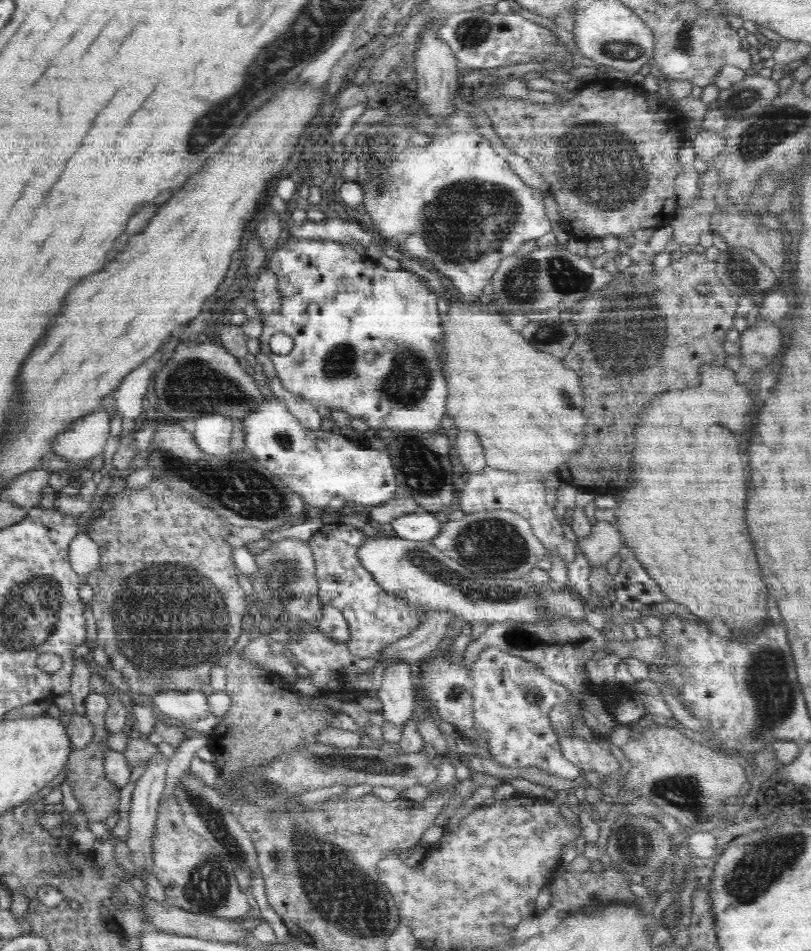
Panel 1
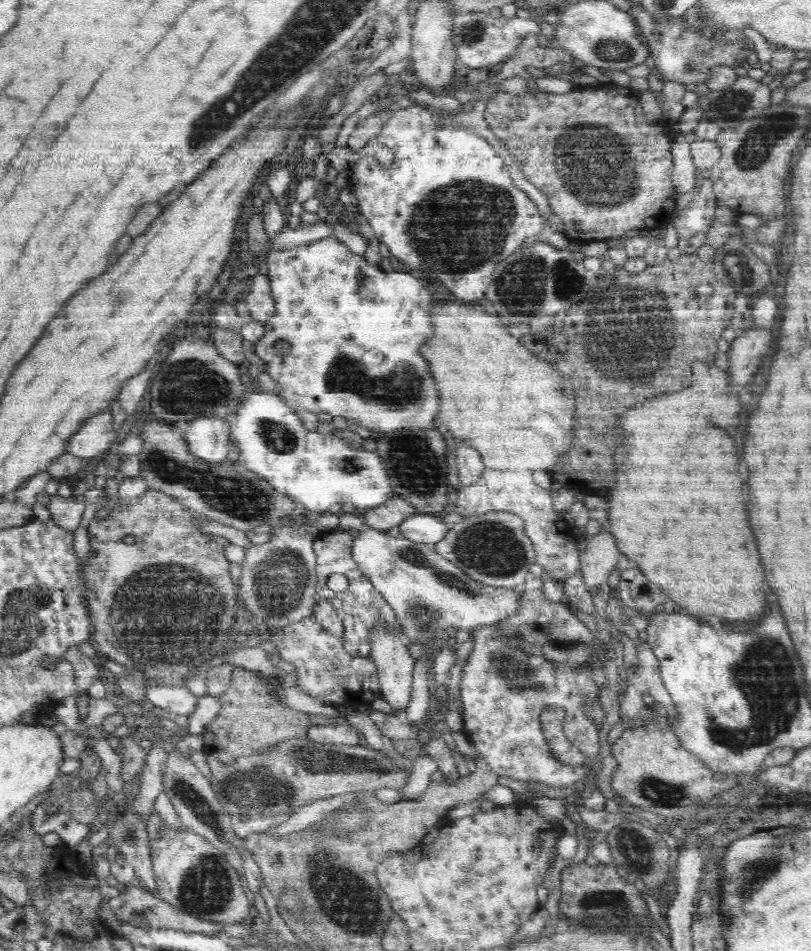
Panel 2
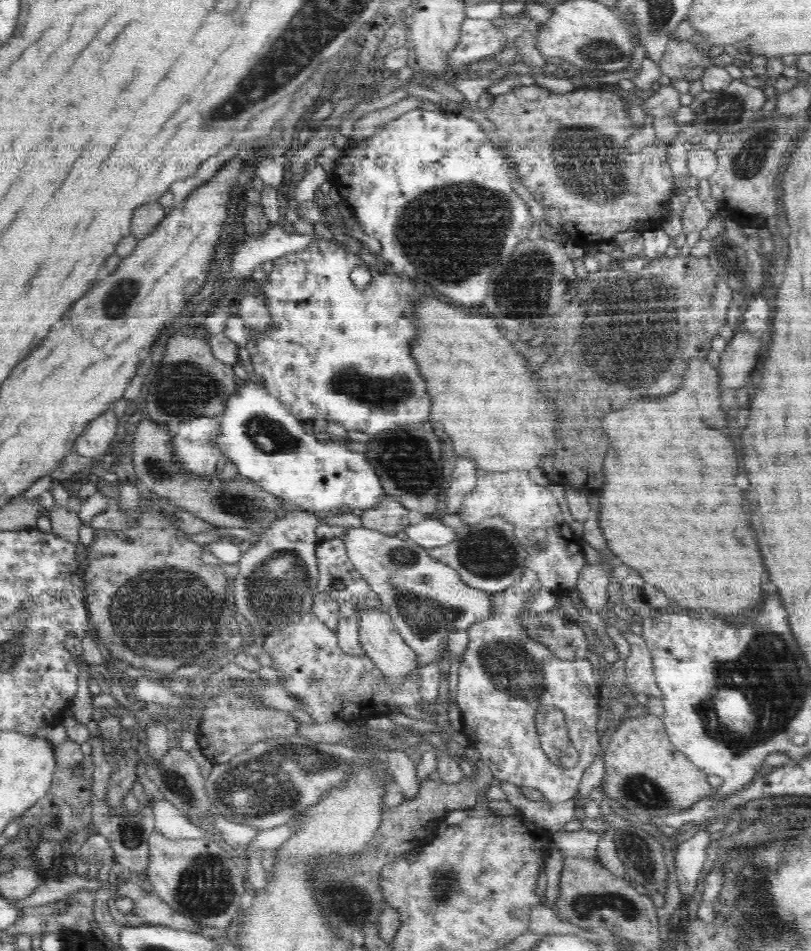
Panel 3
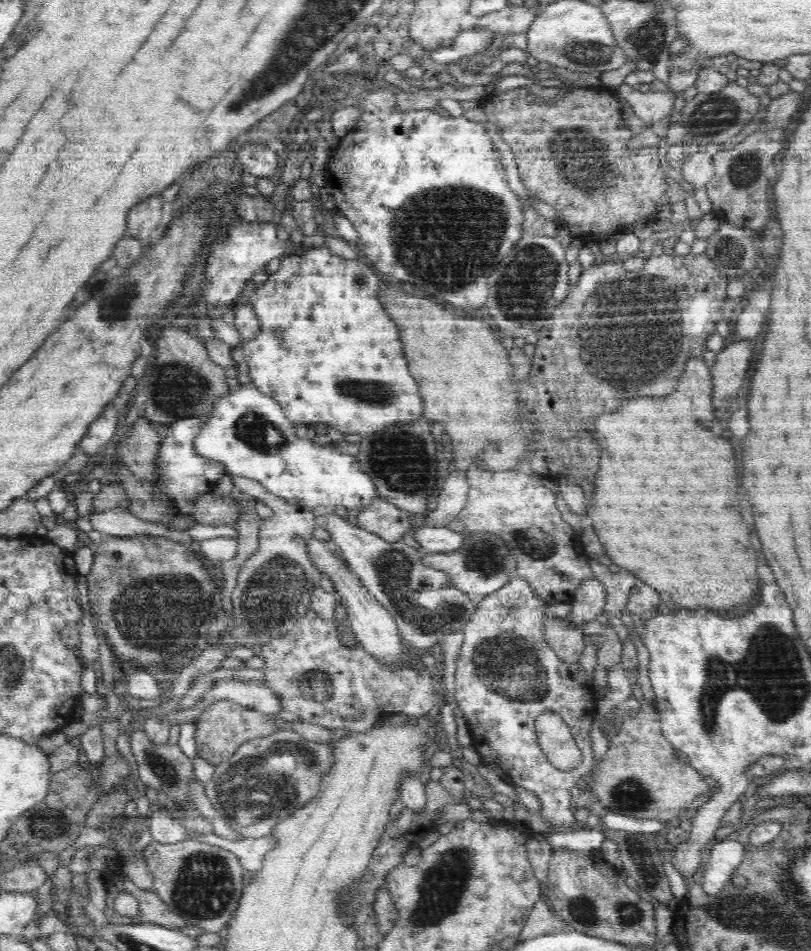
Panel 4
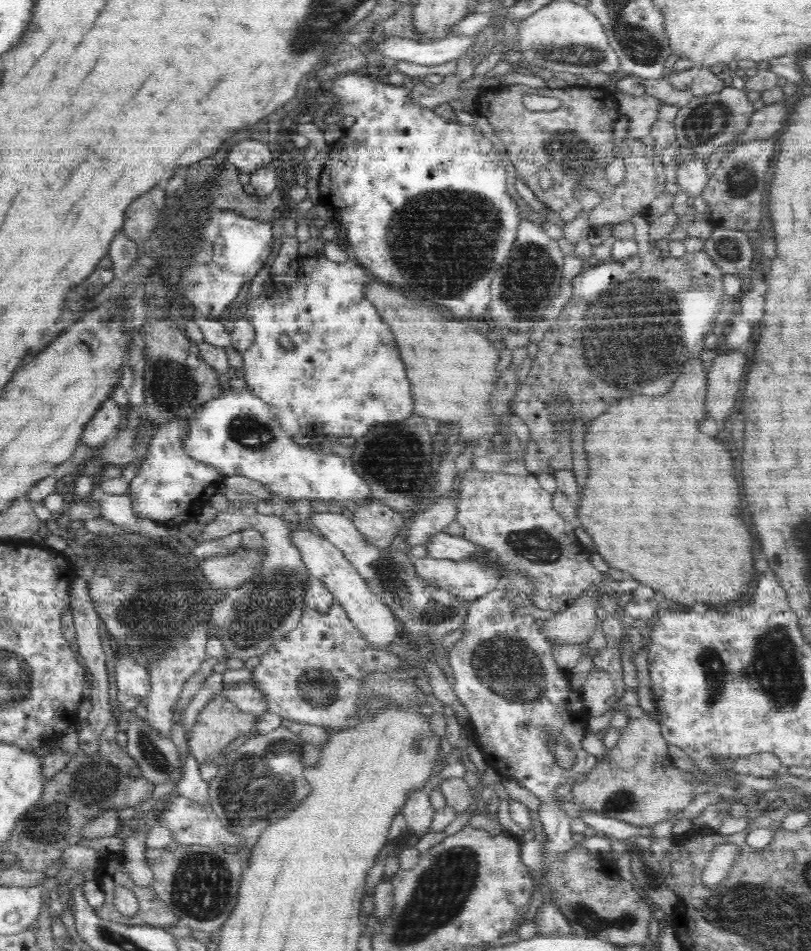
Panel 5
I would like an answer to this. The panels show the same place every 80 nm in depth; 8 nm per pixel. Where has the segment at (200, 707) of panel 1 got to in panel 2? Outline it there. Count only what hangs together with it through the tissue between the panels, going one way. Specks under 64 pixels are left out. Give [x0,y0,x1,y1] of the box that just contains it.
[144,686,199,717]

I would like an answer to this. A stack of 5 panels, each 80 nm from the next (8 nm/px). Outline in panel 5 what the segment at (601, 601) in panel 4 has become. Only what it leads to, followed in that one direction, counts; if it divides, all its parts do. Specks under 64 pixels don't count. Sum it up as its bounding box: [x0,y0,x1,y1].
[541,586,600,644]

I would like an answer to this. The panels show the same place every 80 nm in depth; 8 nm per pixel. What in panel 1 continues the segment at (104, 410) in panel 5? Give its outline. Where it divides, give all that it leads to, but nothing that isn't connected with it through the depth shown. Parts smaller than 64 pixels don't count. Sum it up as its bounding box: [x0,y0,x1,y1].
[52,410,110,465]

